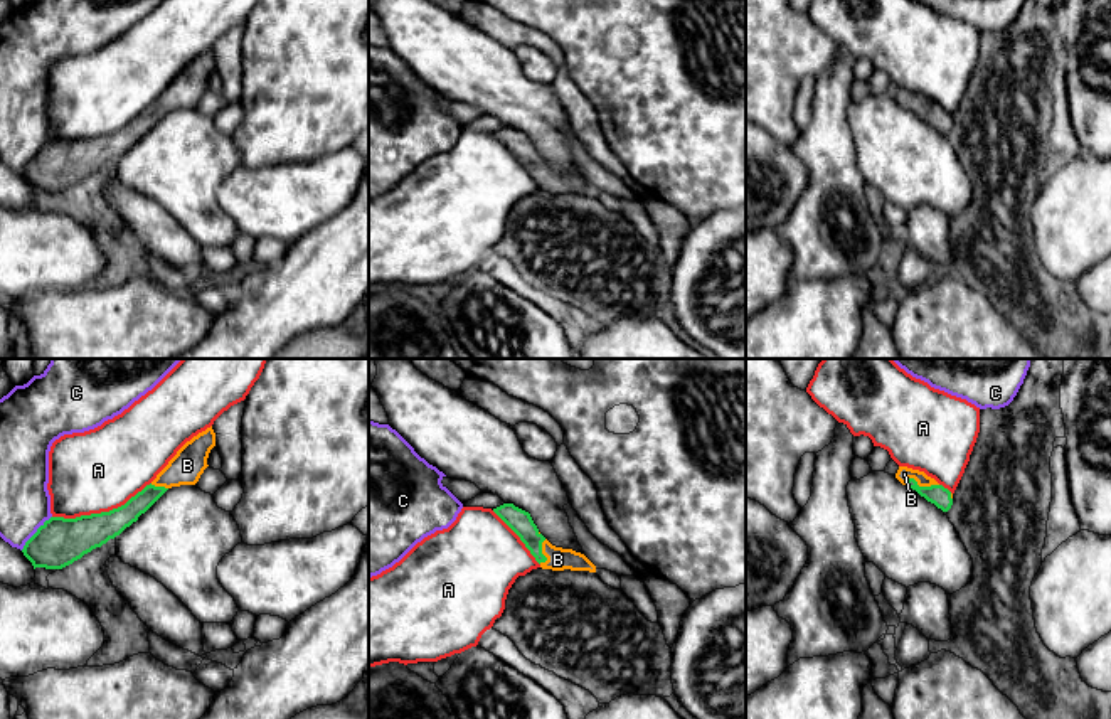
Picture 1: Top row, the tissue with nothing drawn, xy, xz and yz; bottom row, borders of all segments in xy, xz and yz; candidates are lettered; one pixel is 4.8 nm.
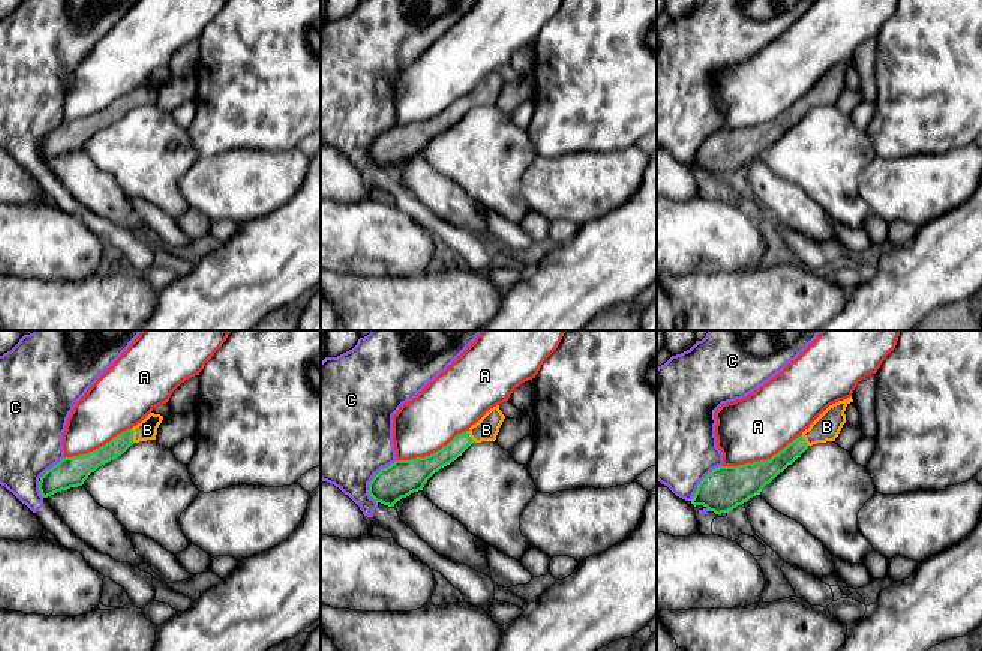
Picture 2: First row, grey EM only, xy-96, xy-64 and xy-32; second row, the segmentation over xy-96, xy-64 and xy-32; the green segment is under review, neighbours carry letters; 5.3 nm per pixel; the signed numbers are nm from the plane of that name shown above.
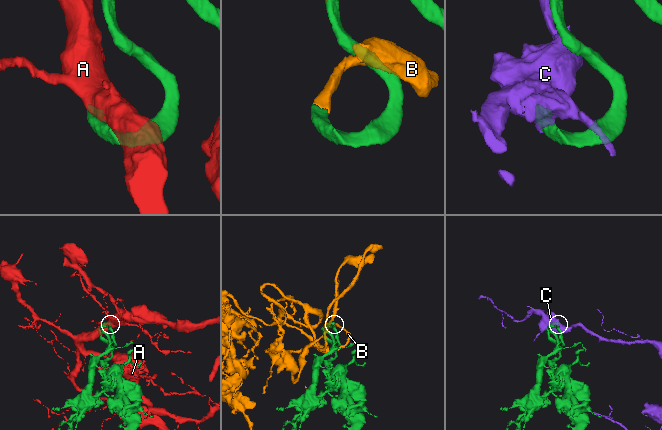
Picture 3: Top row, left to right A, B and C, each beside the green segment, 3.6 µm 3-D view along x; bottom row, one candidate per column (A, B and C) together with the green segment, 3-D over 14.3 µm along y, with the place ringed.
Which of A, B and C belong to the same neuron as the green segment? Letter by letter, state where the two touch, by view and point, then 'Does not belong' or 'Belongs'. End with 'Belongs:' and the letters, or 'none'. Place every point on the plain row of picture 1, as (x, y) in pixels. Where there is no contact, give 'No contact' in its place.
A: Touches green at xy (101, 135). Does not belong
B: Touches green at yz (921, 110). Belongs
C: Touches green at xy (36, 155). Does not belong
Belongs: B

